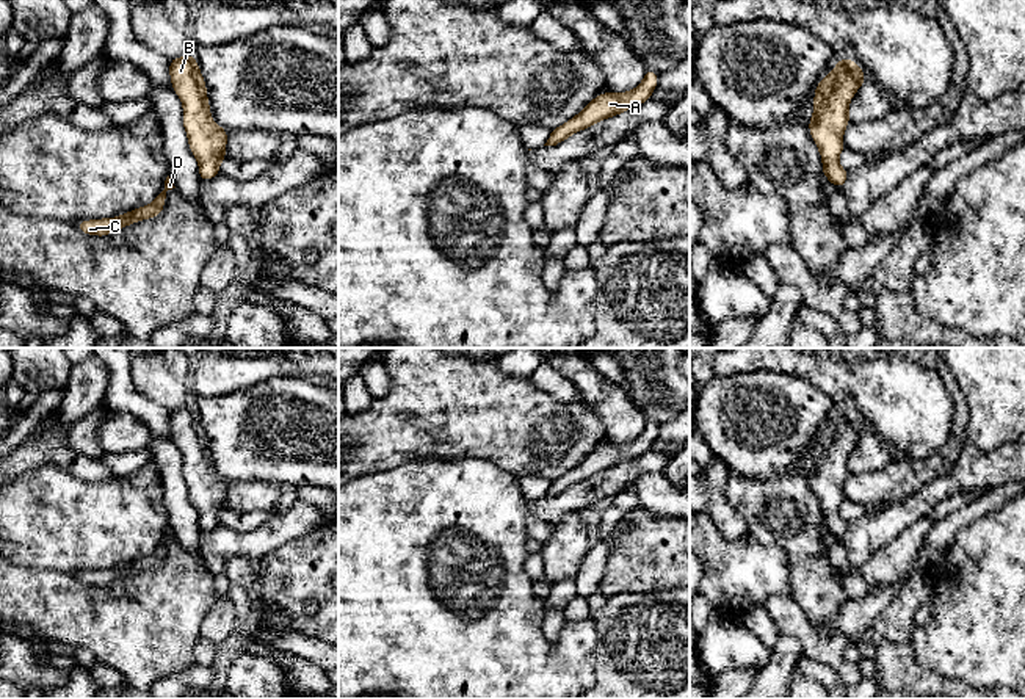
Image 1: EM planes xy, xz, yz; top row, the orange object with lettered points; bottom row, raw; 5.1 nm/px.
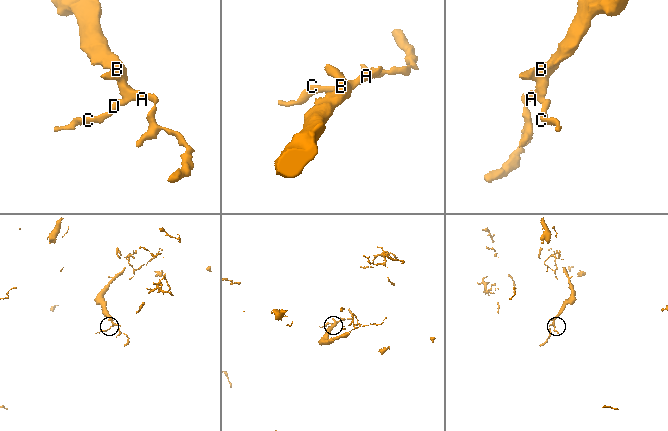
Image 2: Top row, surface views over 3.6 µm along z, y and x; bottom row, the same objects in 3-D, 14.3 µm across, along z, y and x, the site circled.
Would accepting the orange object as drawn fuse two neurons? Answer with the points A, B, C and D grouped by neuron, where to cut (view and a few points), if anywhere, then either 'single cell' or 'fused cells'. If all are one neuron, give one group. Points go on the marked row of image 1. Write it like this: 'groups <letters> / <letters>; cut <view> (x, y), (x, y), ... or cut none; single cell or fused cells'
groups A B C D; cut none; single cell

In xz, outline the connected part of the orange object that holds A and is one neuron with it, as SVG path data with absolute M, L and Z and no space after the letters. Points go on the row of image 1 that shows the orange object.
M647 69L643 81L635 89L596 96L577 116L555 127L544 146L556 146L580 130L647 102L657 85L658 74Z

